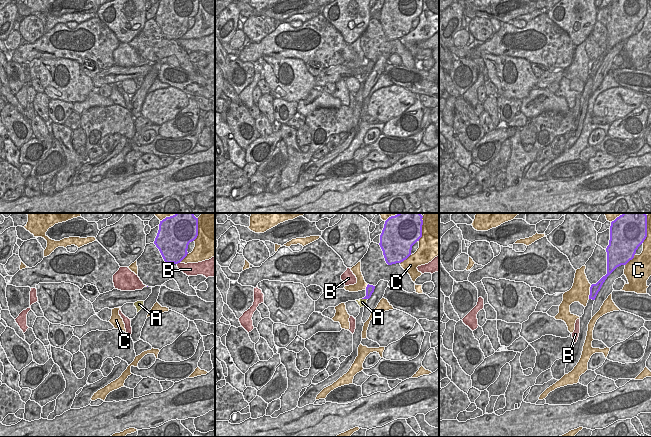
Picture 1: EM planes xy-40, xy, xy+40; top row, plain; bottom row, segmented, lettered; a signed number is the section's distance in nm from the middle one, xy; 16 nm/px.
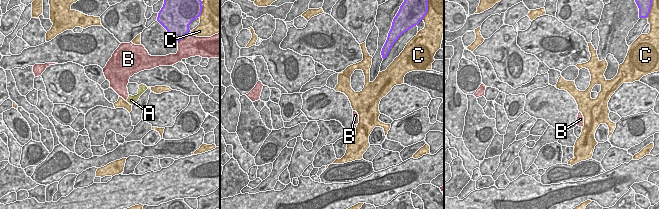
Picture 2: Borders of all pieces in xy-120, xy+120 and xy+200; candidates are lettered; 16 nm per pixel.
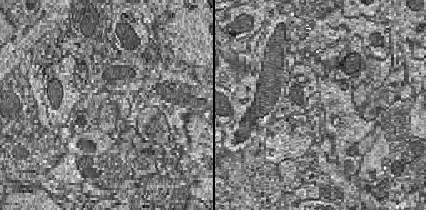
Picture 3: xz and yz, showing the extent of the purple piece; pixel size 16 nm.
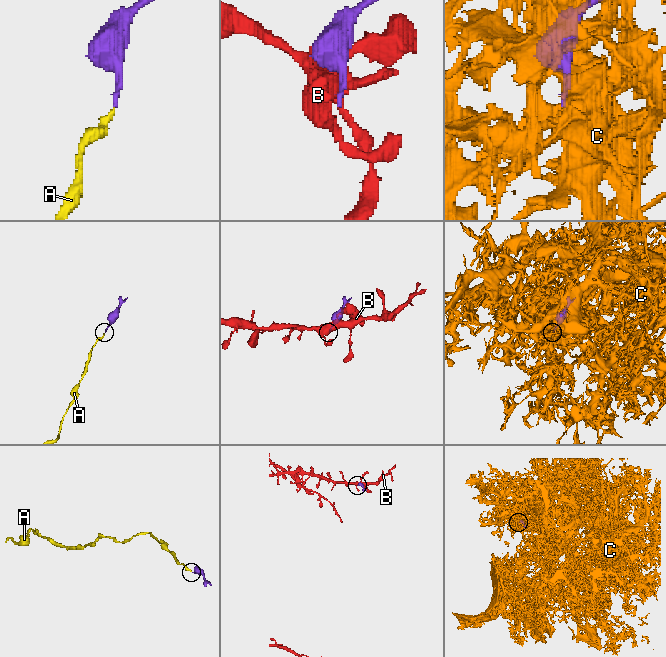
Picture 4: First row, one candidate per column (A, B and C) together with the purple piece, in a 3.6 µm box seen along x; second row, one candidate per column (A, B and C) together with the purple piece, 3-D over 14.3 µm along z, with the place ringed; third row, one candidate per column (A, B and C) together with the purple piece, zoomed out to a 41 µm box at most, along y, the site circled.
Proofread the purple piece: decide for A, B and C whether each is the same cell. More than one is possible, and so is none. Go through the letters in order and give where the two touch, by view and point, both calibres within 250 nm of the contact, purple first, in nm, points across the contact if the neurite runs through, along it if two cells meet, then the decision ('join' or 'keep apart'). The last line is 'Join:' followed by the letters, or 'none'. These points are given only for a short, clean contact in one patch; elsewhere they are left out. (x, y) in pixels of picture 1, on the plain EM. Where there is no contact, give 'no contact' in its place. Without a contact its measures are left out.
A: meets purple in xy at (365, 74); 130 nm thick on the purple side, 120 nm on the other; runs through xy (370, 64), (365, 74), (362, 78); join
B: meets purple in xy-40 at (178, 38); 440 nm thick on the purple side, 220 nm on the other; keep apart
C: meets purple in xy+40 at (646, 9); 400 nm thick on the purple side, 130 nm on the other; keep apart
Join: A

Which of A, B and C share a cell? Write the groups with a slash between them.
A / B / C

